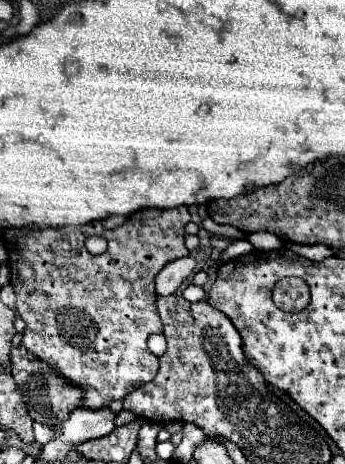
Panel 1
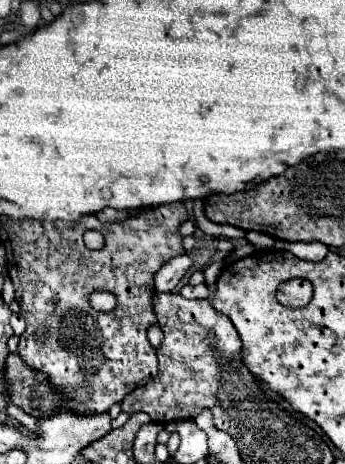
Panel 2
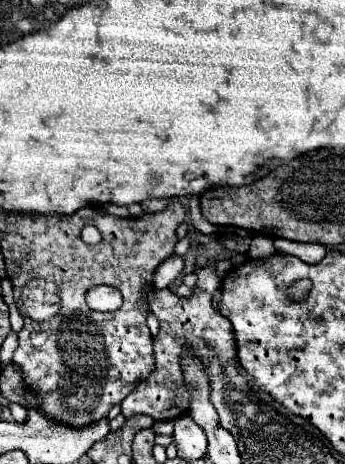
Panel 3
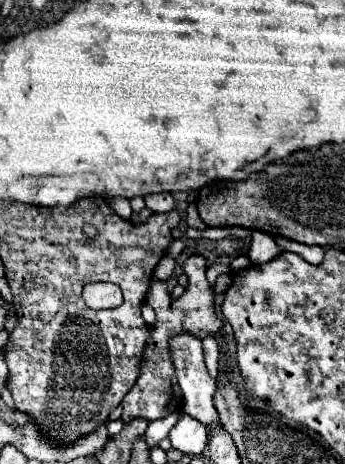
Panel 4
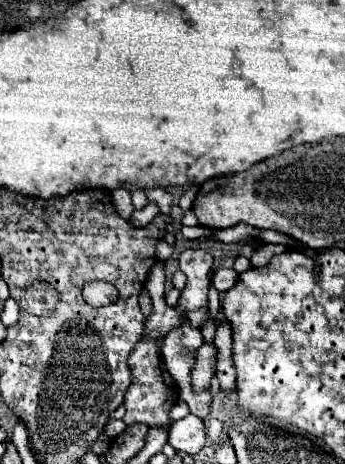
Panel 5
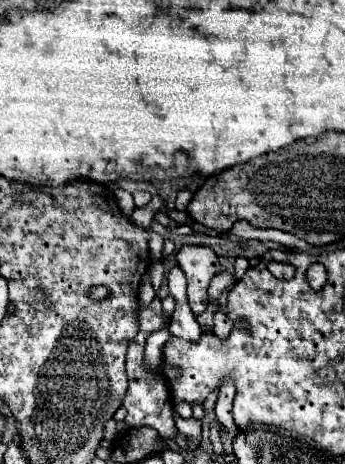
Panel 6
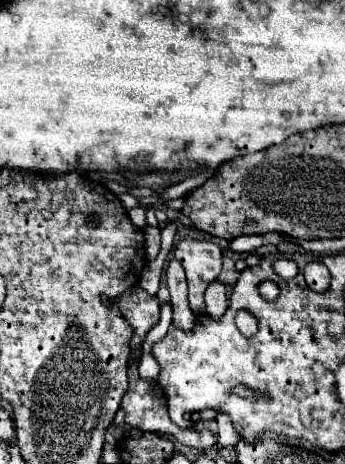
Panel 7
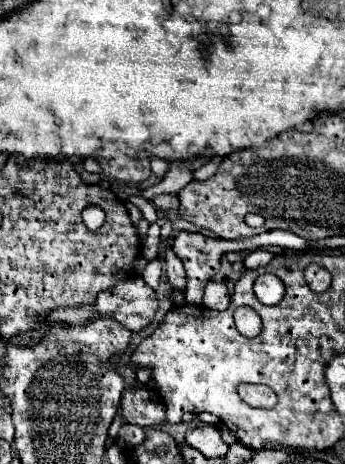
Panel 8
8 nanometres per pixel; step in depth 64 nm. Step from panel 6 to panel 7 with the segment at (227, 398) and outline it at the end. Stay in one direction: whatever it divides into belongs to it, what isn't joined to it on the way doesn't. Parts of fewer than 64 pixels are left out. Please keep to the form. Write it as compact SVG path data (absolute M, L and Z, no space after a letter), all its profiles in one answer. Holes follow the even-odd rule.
M218 414L216 422L218 422L218 442L220 442L220 446L222 448L234 448L234 444L240 442L240 436L236 434L230 418L224 416L224 414Z

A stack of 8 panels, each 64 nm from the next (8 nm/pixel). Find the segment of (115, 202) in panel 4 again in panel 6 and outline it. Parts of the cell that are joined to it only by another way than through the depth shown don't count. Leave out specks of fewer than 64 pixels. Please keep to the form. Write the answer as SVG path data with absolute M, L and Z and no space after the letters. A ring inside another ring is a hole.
M118 190L118 192L116 192L116 198L118 198L118 206L120 206L120 210L124 212L124 216L130 216L132 210L136 208L136 204L134 204L134 200L132 200L132 194L126 192L126 190Z

